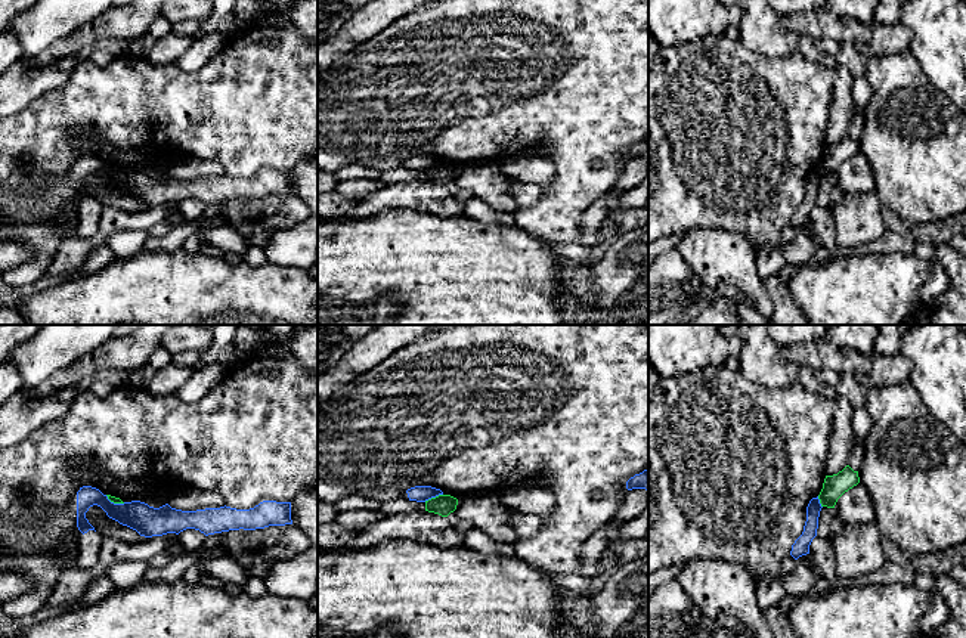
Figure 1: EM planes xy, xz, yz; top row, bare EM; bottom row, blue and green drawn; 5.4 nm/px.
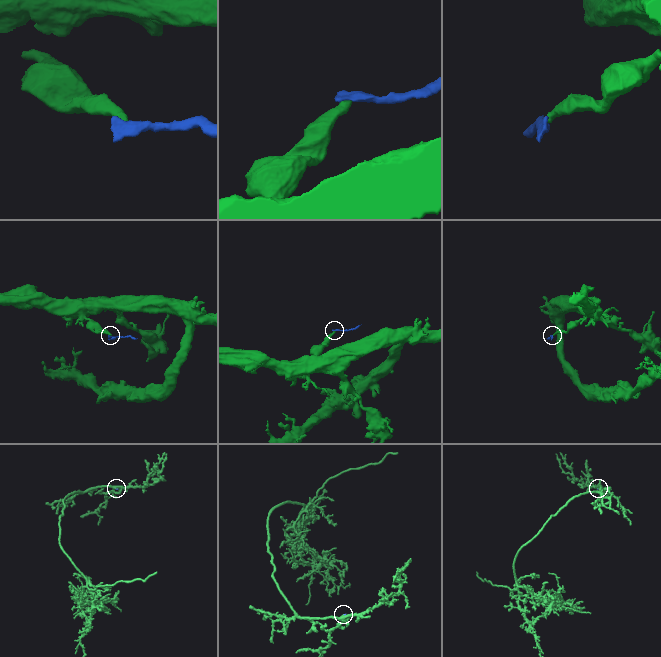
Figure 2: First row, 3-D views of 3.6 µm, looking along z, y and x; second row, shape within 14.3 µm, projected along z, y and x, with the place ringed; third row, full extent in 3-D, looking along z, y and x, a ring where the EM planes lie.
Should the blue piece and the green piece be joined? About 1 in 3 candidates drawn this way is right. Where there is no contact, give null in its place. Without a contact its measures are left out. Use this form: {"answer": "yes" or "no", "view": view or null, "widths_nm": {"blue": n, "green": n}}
{"answer": "no", "view": "xz", "widths_nm": {"blue": 90, "green": 110}}

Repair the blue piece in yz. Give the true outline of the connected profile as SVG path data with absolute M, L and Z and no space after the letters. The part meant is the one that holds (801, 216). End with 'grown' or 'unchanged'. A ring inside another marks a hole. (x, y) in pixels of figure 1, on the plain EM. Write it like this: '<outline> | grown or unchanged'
M818 165L812 167L806 176L806 191L804 195L802 204L792 214L790 224L798 229L802 224L809 223L809 214L812 208L817 205L818 198L818 186L821 180L821 173Z | unchanged

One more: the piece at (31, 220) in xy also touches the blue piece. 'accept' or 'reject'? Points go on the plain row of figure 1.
accept

